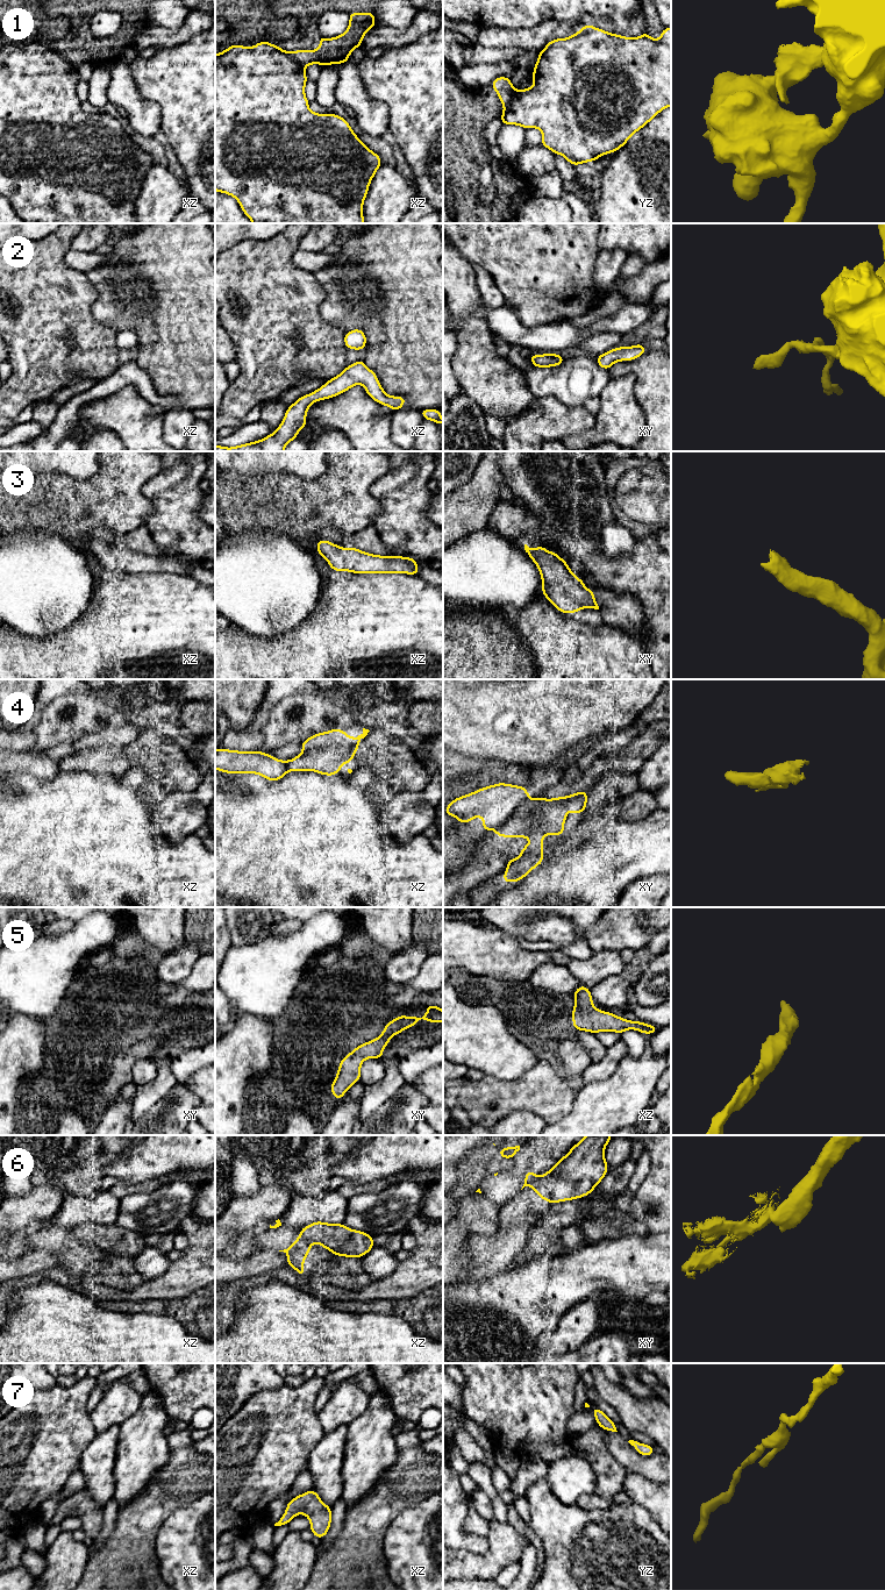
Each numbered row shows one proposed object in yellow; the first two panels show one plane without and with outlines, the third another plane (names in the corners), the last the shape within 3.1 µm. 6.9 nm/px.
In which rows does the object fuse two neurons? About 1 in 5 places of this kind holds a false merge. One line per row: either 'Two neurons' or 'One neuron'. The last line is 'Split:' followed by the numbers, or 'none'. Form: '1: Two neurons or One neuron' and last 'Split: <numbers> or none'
1: Two neurons
2: One neuron
3: One neuron
4: Two neurons
5: One neuron
6: Two neurons
7: One neuron
Split: 1, 4, 6

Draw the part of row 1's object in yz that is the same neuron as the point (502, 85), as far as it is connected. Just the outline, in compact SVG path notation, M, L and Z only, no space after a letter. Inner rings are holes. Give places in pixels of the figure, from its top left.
M508 77L495 78L492 81L491 86L497 92L502 106L506 107L513 95L513 92L514 92L514 87L512 85L511 79Z

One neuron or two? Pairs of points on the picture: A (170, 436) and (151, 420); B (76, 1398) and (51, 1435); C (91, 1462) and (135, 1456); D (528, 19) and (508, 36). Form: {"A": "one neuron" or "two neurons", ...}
{"A": "two neurons", "B": "one neuron", "C": "two neurons", "D": "two neurons"}

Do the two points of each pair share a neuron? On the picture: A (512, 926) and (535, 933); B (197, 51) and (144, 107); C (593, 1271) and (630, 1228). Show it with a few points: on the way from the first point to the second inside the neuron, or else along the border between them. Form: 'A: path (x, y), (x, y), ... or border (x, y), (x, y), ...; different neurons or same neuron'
A: border (527, 919), (519, 924), (520, 936); different neurons
B: border (134, 79), (137, 90), (159, 106), (161, 127); different neurons
C: border (648, 1232), (641, 1235), (621, 1235), (598, 1241); different neurons

